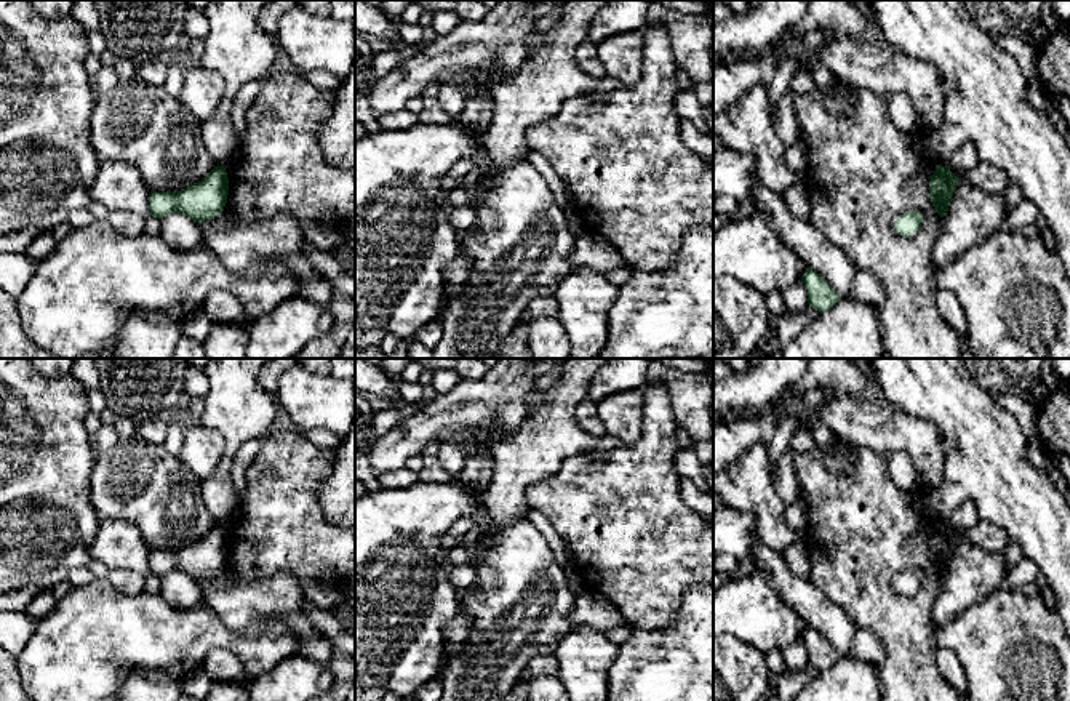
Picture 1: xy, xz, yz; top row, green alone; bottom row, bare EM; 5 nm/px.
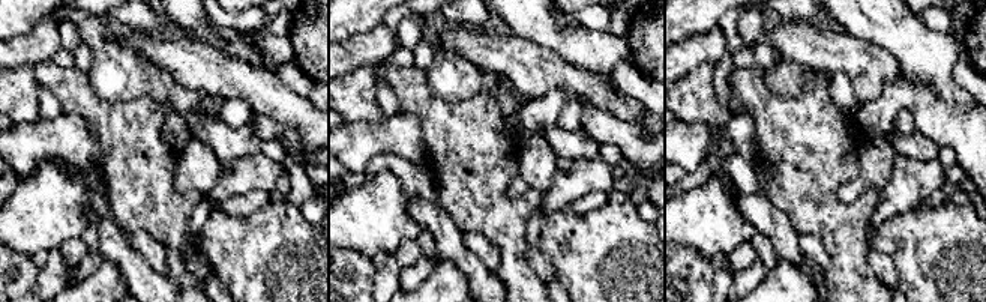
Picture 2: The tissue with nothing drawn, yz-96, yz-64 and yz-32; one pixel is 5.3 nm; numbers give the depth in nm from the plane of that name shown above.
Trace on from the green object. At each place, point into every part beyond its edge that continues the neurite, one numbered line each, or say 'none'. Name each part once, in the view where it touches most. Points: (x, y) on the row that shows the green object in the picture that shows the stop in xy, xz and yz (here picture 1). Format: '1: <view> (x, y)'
none

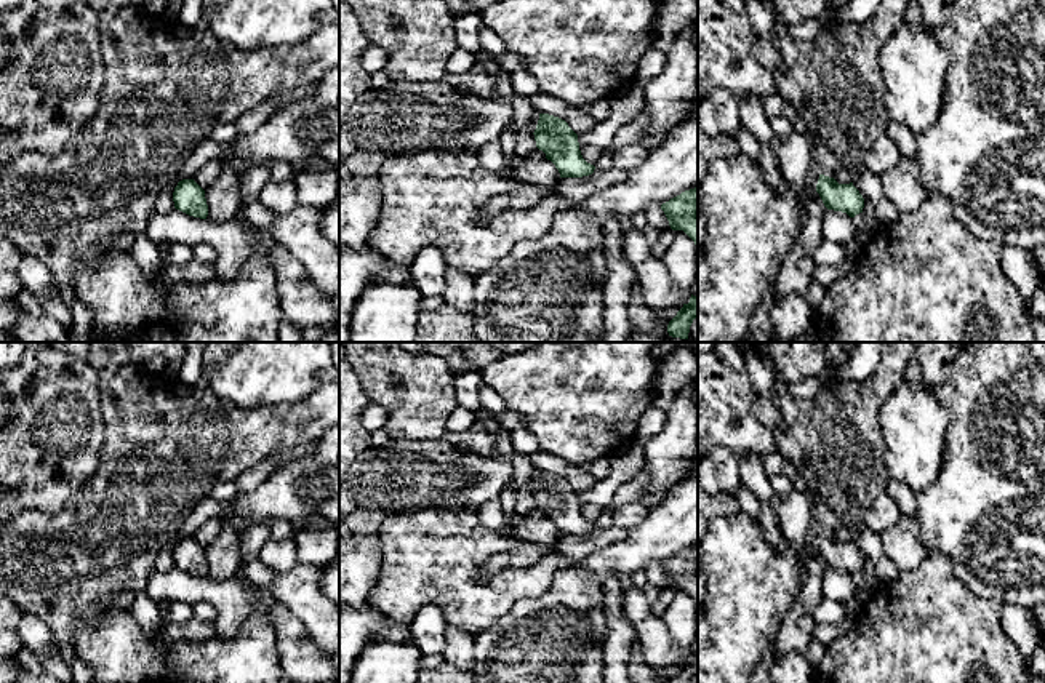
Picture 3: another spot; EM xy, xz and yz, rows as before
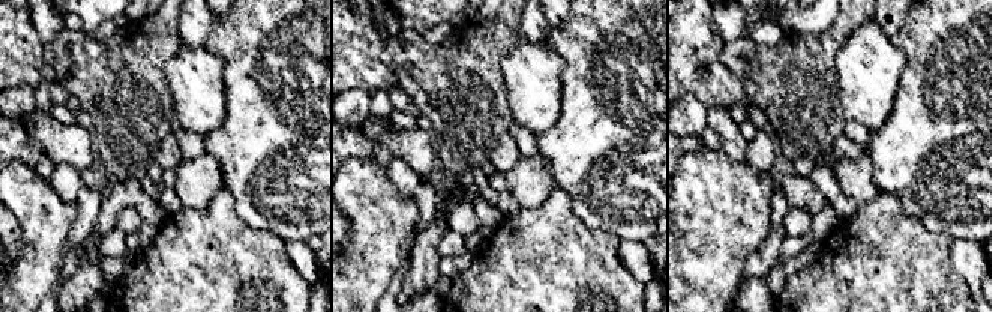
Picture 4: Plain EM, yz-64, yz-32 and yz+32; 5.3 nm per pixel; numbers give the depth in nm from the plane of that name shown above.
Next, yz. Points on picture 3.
1: yz (812, 179)

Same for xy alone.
none

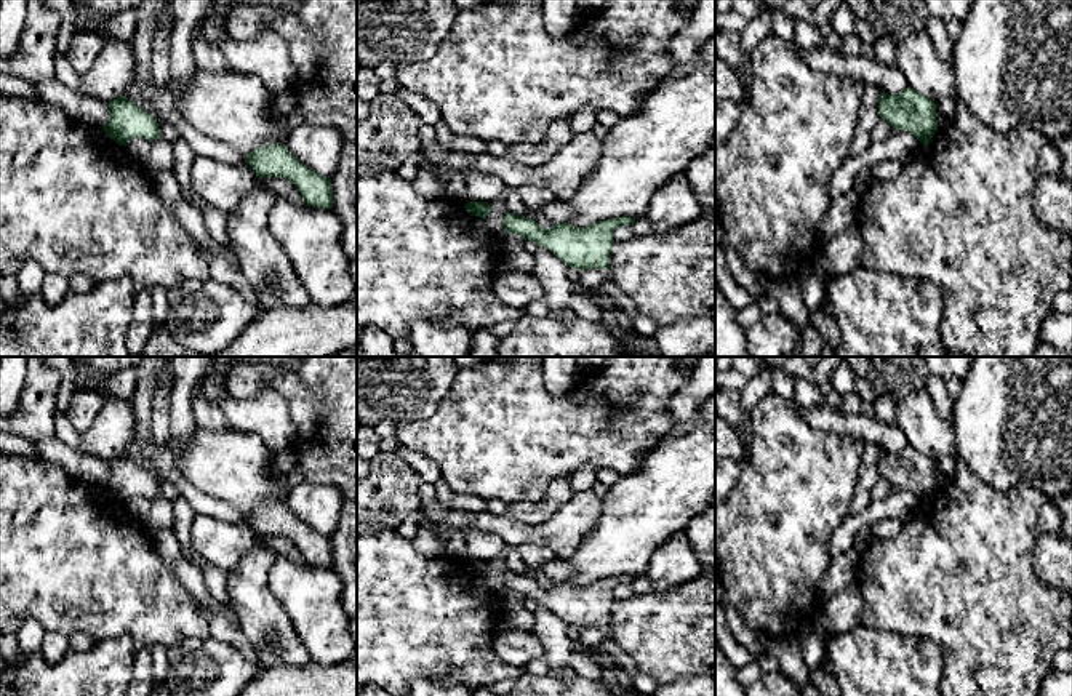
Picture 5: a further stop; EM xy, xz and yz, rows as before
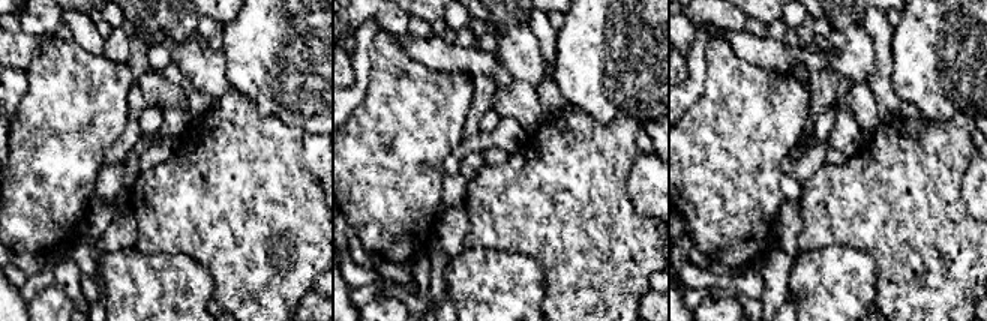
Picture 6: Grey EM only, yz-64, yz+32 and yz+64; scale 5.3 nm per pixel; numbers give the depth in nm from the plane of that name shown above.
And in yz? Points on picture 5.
none

